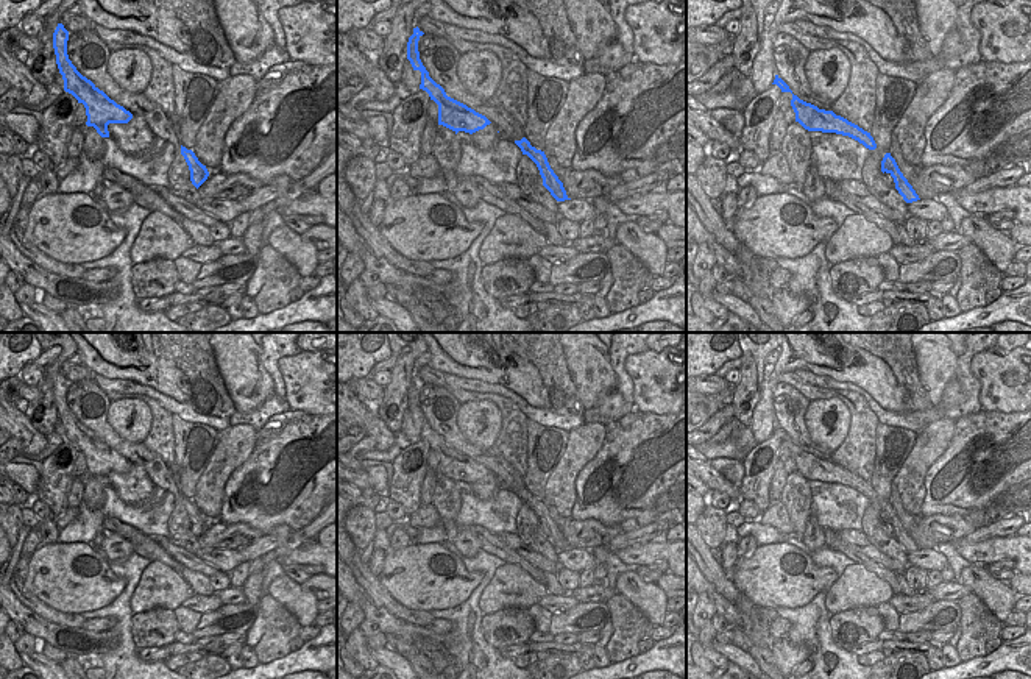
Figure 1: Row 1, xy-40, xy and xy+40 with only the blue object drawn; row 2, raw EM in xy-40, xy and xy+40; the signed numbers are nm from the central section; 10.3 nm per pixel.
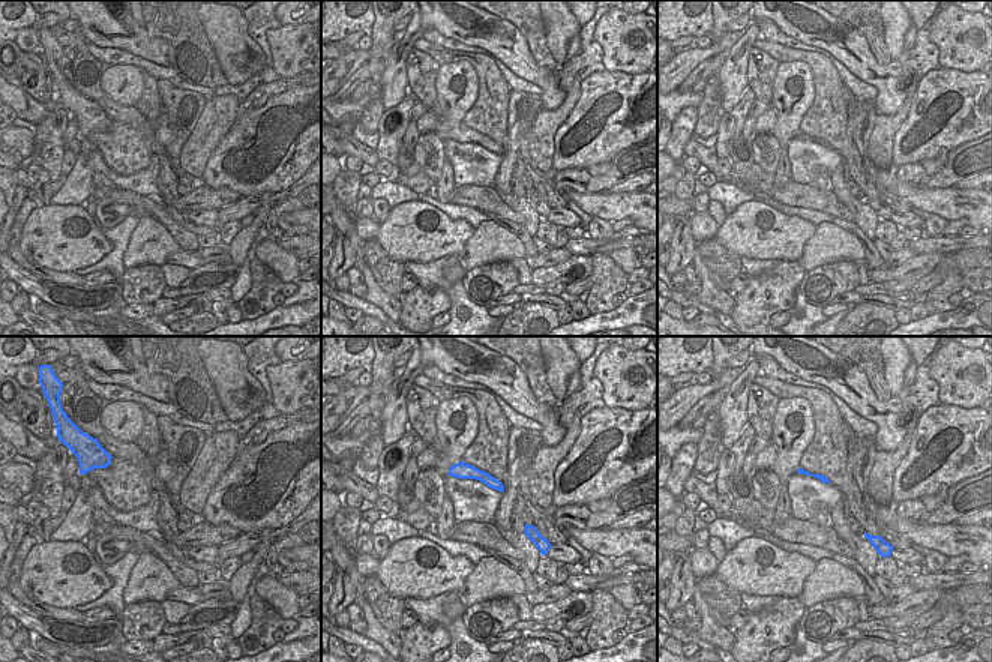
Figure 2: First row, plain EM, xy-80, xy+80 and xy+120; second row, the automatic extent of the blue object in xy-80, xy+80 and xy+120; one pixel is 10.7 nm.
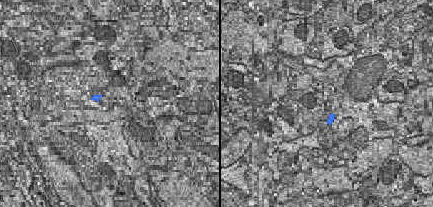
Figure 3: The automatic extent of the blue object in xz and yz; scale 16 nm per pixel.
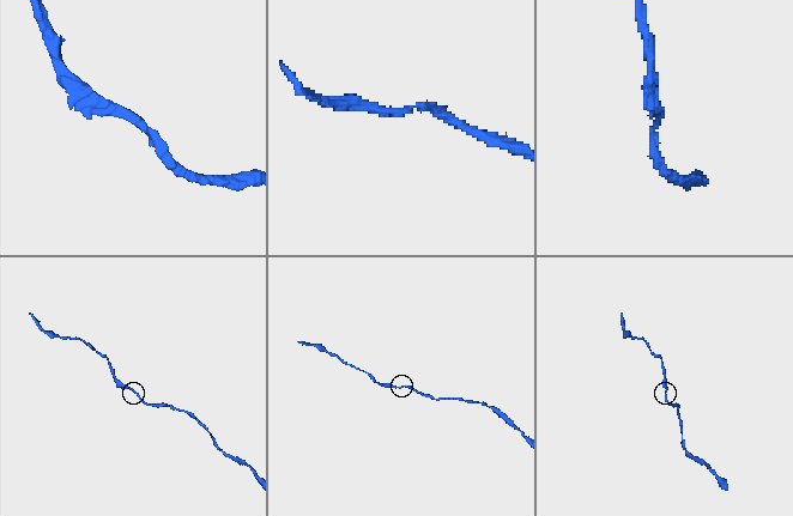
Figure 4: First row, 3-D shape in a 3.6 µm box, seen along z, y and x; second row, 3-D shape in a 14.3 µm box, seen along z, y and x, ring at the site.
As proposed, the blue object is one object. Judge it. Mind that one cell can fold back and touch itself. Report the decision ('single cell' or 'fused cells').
single cell

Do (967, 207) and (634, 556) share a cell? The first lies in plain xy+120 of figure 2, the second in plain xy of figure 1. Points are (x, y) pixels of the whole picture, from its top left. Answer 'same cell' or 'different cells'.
same cell

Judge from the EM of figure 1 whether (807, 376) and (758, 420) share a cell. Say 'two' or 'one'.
two

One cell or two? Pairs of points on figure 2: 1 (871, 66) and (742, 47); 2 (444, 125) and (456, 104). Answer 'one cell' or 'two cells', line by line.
1: one cell
2: one cell

